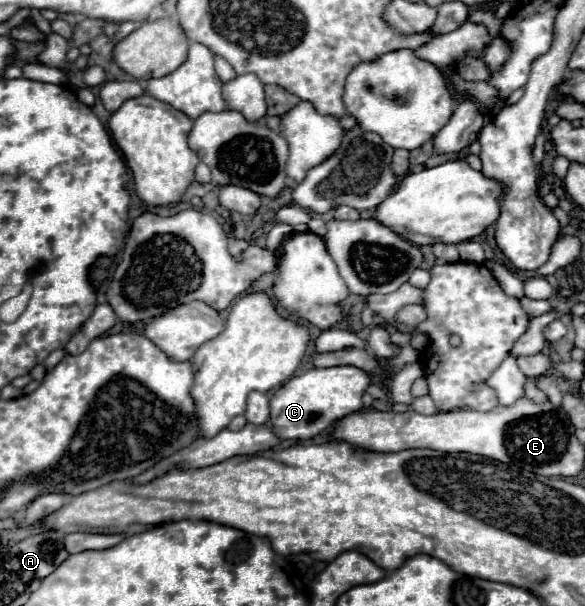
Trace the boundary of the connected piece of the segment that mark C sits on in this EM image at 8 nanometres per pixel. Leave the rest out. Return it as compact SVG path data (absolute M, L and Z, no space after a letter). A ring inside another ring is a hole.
M356 366L312 368L300 376L290 378L278 388L270 400L272 430L282 440L310 440L328 430L336 420L362 408L362 394L372 384L372 378ZM294 436L294 438L286 438Z

